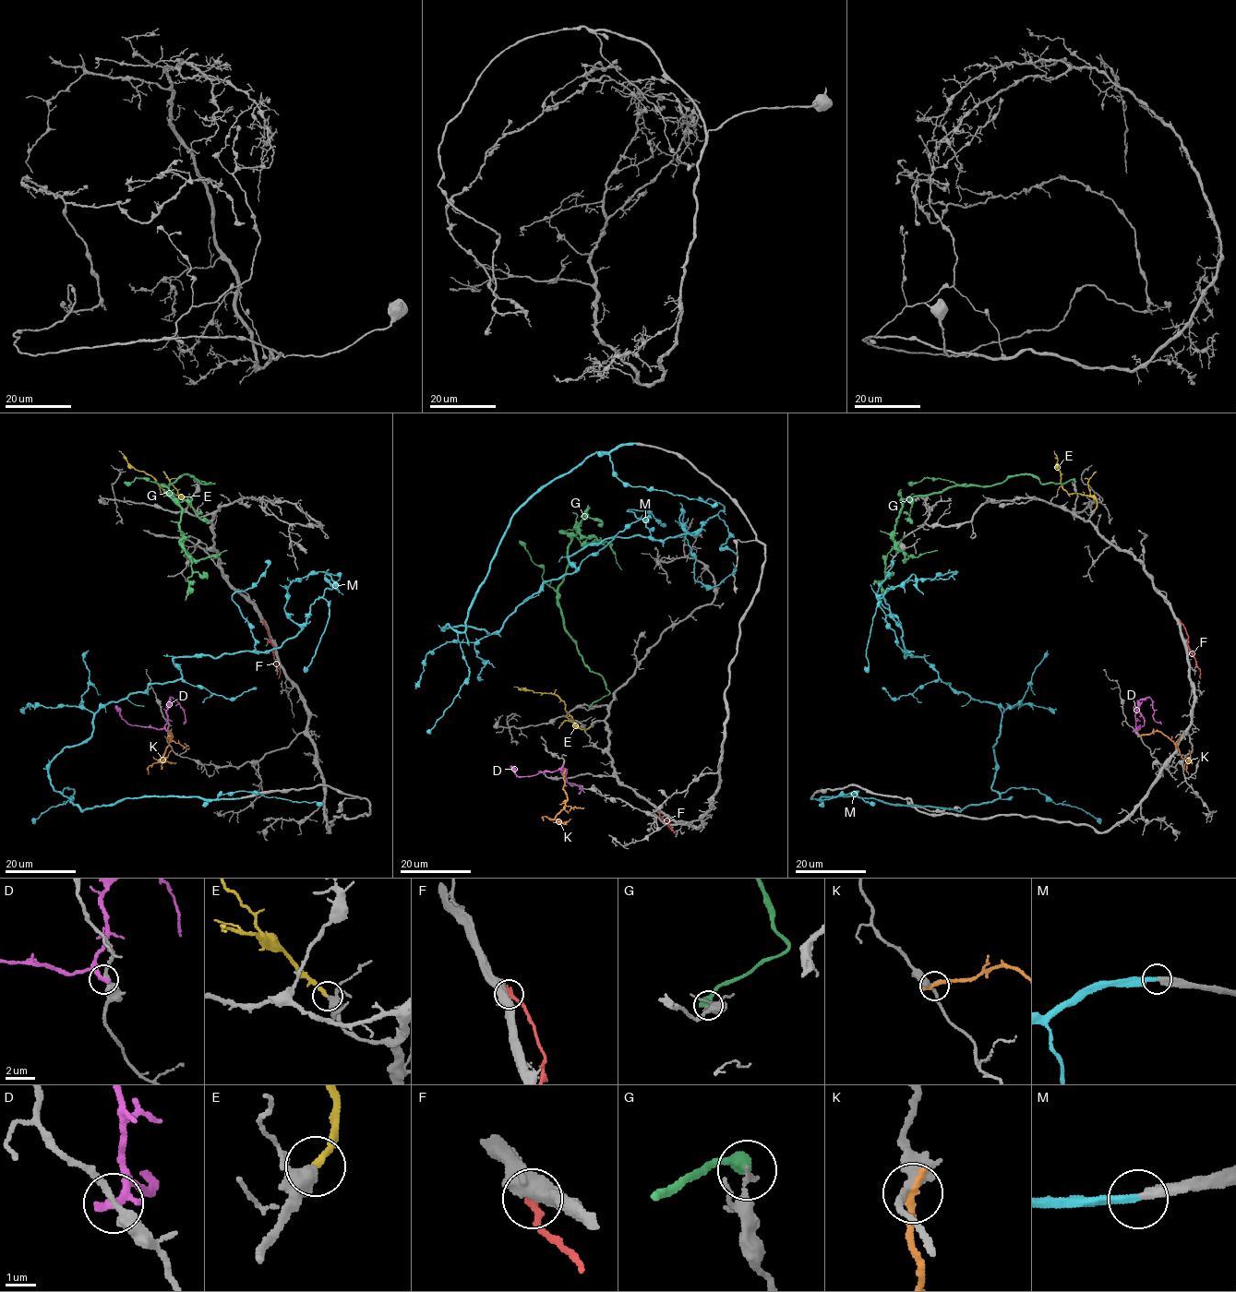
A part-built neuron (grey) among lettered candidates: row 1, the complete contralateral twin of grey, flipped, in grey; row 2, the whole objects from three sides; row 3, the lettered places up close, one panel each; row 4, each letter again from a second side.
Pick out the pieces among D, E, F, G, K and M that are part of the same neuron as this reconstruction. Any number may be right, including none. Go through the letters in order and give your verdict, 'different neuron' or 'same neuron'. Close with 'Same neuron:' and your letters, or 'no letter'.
D: different neuron
E: same neuron
F: different neuron
G: different neuron
K: different neuron
M: same neuron
Same neuron: E, M

